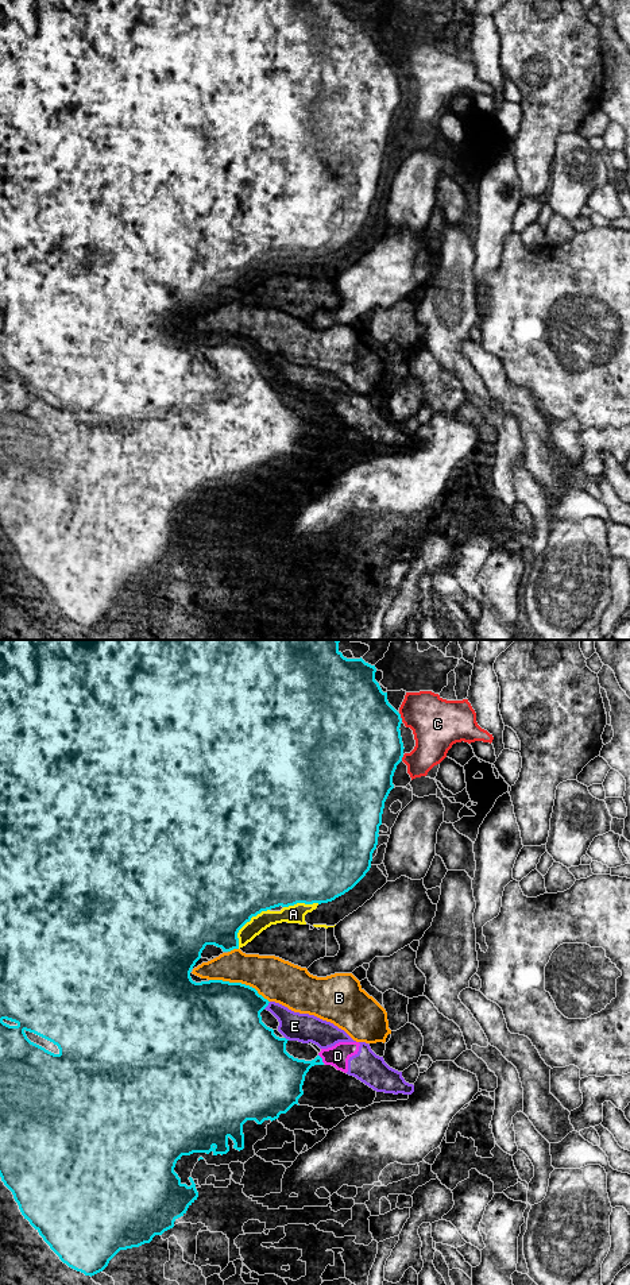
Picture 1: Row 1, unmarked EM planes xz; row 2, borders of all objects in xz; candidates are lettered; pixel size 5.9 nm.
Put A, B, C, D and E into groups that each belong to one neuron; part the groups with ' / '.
A / B / C / D E

